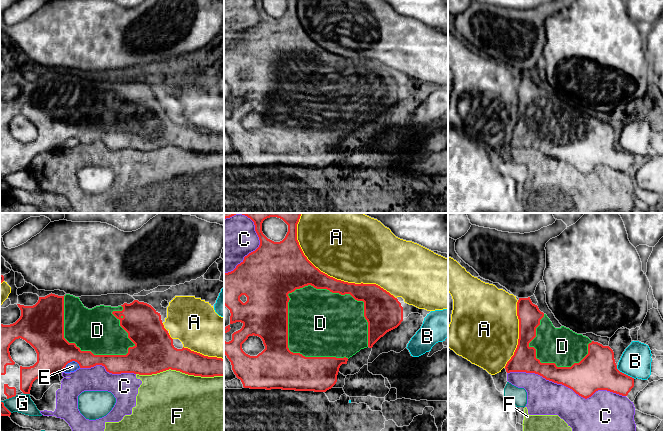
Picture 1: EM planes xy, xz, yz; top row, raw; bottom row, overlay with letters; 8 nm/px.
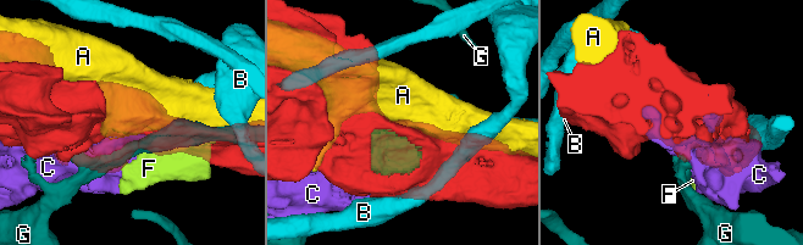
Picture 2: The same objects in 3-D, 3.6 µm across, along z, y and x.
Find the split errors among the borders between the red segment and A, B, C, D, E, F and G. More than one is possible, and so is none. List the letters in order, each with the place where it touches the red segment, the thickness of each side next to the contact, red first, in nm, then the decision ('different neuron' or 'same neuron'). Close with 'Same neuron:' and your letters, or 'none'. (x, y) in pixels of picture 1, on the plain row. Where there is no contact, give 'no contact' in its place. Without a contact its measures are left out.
A: contact xz (334, 54); calibres 200 and 480 nm; different neuron
B: contact yz (623, 149); calibres 300 and 240 nm; different neuron
C: contact yz (566, 162); calibres 280 and 280 nm; different neuron
D: contact xz (347, 69); calibres 220 and 460 nm; same neuron
E: contact xy (70, 137); calibres 280 and 80 nm; different neuron
F: contact xy (180, 147); calibres 320 and 500 nm; different neuron
G: contact xy (27, 169); calibres 150 and 150 nm; different neuron
Same neuron: D

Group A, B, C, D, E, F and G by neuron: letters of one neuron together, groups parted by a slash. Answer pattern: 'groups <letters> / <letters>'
groups A E / B / C F / D / G

